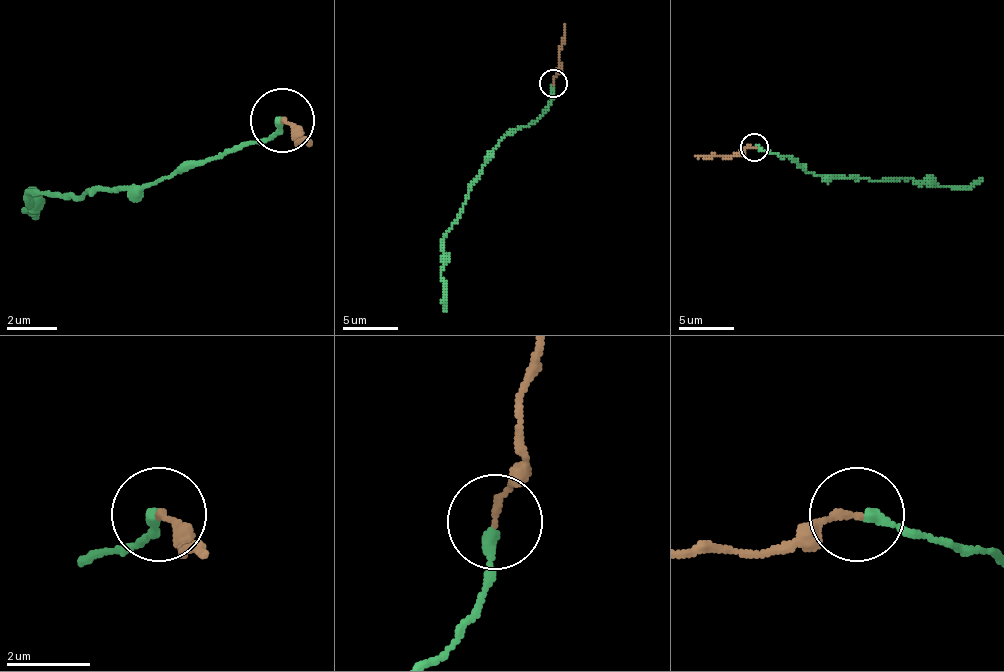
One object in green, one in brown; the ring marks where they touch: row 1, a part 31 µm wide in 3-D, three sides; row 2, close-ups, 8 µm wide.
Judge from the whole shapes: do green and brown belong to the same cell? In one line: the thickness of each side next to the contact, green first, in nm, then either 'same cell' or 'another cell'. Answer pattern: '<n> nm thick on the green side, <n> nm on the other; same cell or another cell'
240 nm thick on the green side, 150 nm on the other; same cell

